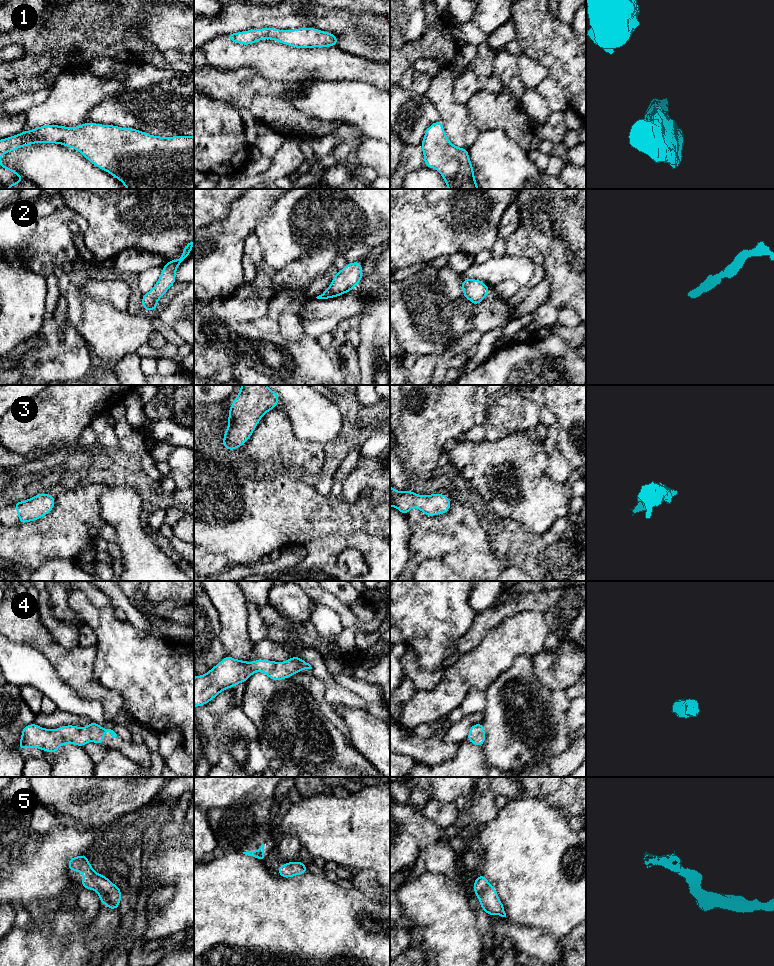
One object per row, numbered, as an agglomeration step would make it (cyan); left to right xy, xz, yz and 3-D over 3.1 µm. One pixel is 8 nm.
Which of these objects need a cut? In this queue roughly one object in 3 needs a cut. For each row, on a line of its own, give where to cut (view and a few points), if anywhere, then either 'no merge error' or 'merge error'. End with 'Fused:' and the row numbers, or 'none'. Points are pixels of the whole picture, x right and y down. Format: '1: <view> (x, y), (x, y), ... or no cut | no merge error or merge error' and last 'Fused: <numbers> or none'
1: no cut | no merge error
2: no cut | no merge error
3: no cut | no merge error
4: no cut | no merge error
5: no cut | no merge error
Fused: none

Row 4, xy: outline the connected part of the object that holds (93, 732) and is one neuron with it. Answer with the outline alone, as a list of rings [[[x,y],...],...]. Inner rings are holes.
[[[93,721],[87,727],[80,728],[74,725],[66,725],[56,730],[45,729],[32,723],[23,728],[18,749],[35,747],[49,753],[56,753],[61,744],[69,745],[72,743],[83,747],[86,743],[92,741],[103,745],[102,739],[108,731],[113,739],[117,737],[113,730],[103,728]]]

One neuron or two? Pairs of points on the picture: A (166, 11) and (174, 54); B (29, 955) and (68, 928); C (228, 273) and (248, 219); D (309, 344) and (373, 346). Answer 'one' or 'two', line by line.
A: one
B: one
C: one
D: two

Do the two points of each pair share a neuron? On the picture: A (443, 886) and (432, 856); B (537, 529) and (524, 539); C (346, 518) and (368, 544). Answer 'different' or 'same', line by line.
A: different
B: different
C: different

